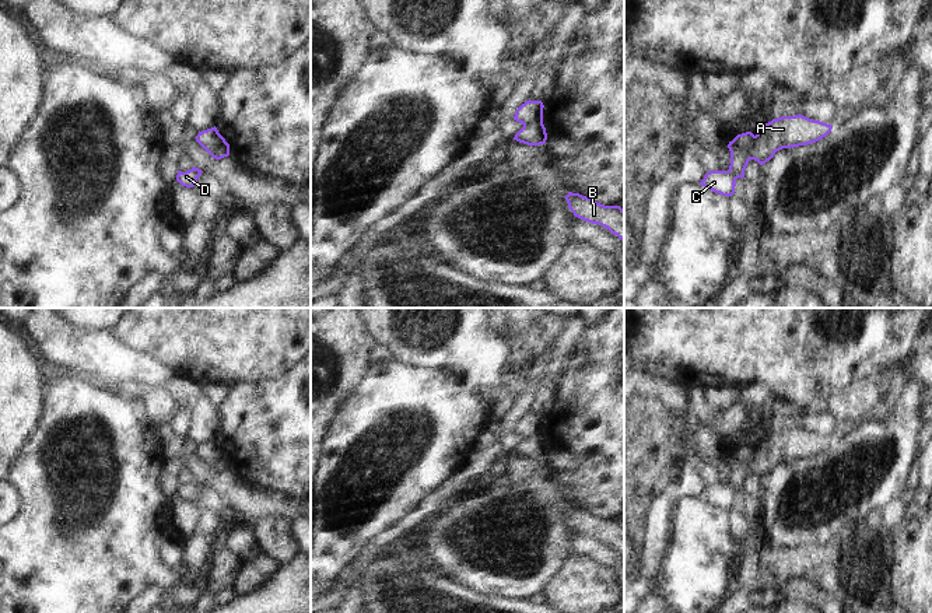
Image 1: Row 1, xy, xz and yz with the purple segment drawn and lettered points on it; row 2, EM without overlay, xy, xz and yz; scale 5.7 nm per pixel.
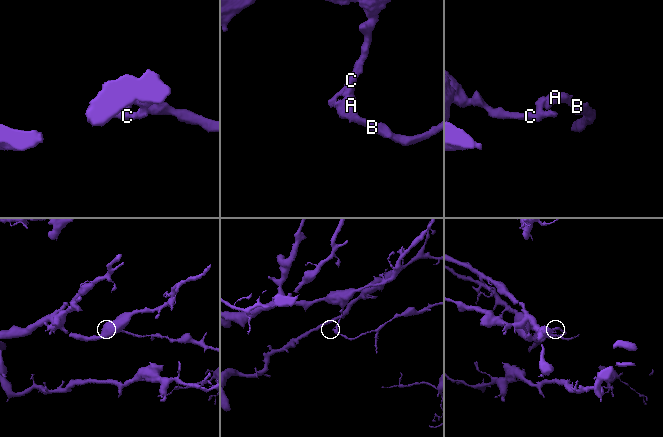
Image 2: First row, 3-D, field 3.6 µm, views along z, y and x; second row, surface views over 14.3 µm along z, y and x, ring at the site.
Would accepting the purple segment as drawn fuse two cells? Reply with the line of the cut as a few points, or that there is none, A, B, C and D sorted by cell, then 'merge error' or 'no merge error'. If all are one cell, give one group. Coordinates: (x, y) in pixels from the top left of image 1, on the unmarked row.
yz (756, 449), (752, 472) | A B / C D | merge error

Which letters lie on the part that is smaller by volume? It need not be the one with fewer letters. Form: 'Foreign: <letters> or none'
Foreign: A, B

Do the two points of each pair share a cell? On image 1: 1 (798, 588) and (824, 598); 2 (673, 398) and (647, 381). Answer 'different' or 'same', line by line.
1: same
2: same

